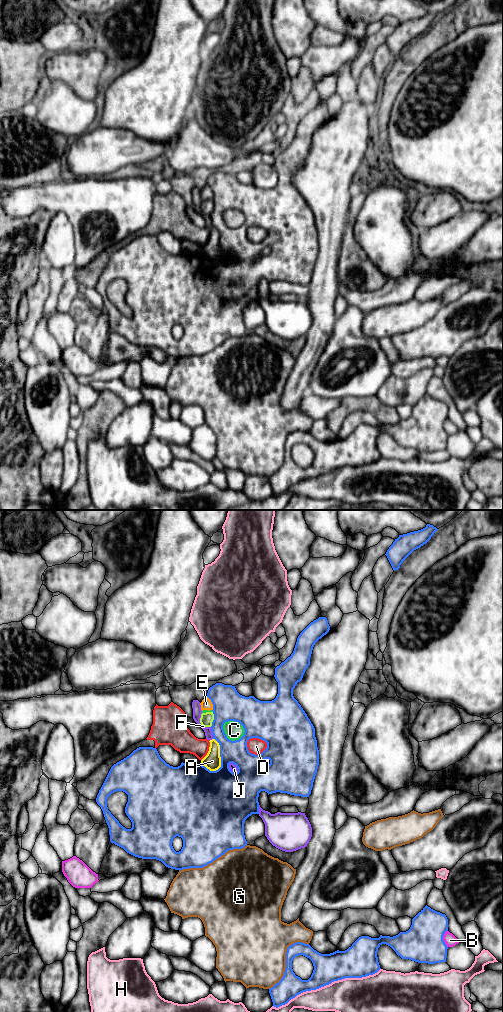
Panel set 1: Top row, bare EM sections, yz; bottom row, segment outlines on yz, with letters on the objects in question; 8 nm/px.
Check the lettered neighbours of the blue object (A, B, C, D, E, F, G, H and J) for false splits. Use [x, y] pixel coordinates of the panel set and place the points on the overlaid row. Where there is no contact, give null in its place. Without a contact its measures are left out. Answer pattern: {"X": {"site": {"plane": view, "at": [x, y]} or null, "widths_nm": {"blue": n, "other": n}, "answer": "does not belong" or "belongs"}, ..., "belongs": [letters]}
{"A": {"site": {"plane": "yz", "at": [220, 756]}, "widths_nm": {"blue": 300, "other": 140}, "answer": "does not belong"}, "B": {"site": {"plane": "yz", "at": [442, 939]}, "widths_nm": {"blue": 320, "other": 100}, "answer": "does not belong"}, "C": {"site": {"plane": "yz", "at": [235, 721]}, "widths_nm": {"blue": 320, "other": 140}, "answer": "does not belong"}, "D": {"site": {"plane": "yz", "at": [254, 737]}, "widths_nm": {"blue": 400, "other": 130}, "answer": "does not belong"}, "E": {"site": {"plane": "yz", "at": [212, 703]}, "widths_nm": {"blue": 260, "other": 90}, "answer": "does not belong"}, "F": {"site": {"plane": "yz", "at": [214, 719]}, "widths_nm": {"blue": 260, "other": 100}, "answer": "does not belong"}, "G": {"site": {"plane": "yz", "at": [212, 861]}, "widths_nm": {"blue": 440, "other": 500}, "answer": "does not belong"}, "H": {"site": {"plane": "yz", "at": [326, 984]}, "widths_nm": {"blue": 220, "other": 280}, "answer": "does not belong"}, "J": {"site": {"plane": "yz", "at": [229, 768]}, "widths_nm": {"blue": 460, "other": 60}, "answer": "does not belong"}, "belongs": []}

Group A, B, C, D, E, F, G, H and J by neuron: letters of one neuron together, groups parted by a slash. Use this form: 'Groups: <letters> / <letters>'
Groups: A C E / B / D / F / G / H / J

